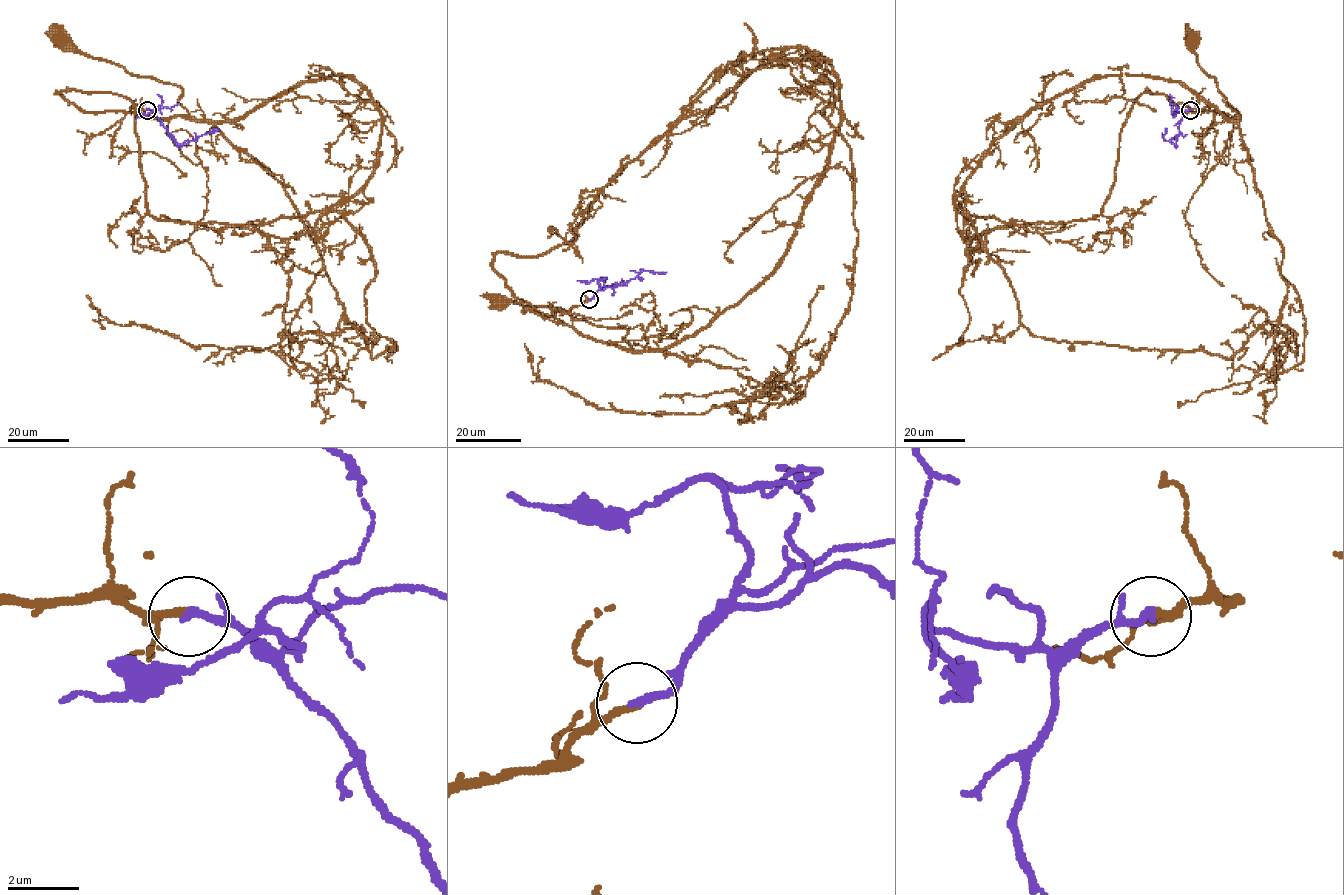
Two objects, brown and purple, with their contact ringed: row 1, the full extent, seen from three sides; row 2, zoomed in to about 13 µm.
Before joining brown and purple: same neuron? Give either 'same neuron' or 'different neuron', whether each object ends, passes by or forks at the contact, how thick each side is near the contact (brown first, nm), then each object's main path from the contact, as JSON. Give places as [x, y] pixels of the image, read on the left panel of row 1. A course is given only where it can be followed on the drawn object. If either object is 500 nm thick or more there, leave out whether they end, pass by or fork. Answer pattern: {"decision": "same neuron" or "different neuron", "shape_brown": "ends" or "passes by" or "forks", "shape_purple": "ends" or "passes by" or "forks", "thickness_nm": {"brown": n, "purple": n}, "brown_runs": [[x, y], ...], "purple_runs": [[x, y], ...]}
{"decision": "same neuron", "shape_brown": "passes by", "shape_purple": "ends", "thickness_nm": {"brown": 150, "purple": 240}, "brown_runs": [[147, 109], [130, 107], [157, 118], [187, 113], [176, 85], [92, 58], [63, 40]], "purple_runs": [[147, 109], [158, 118], [179, 144], [219, 130]]}

